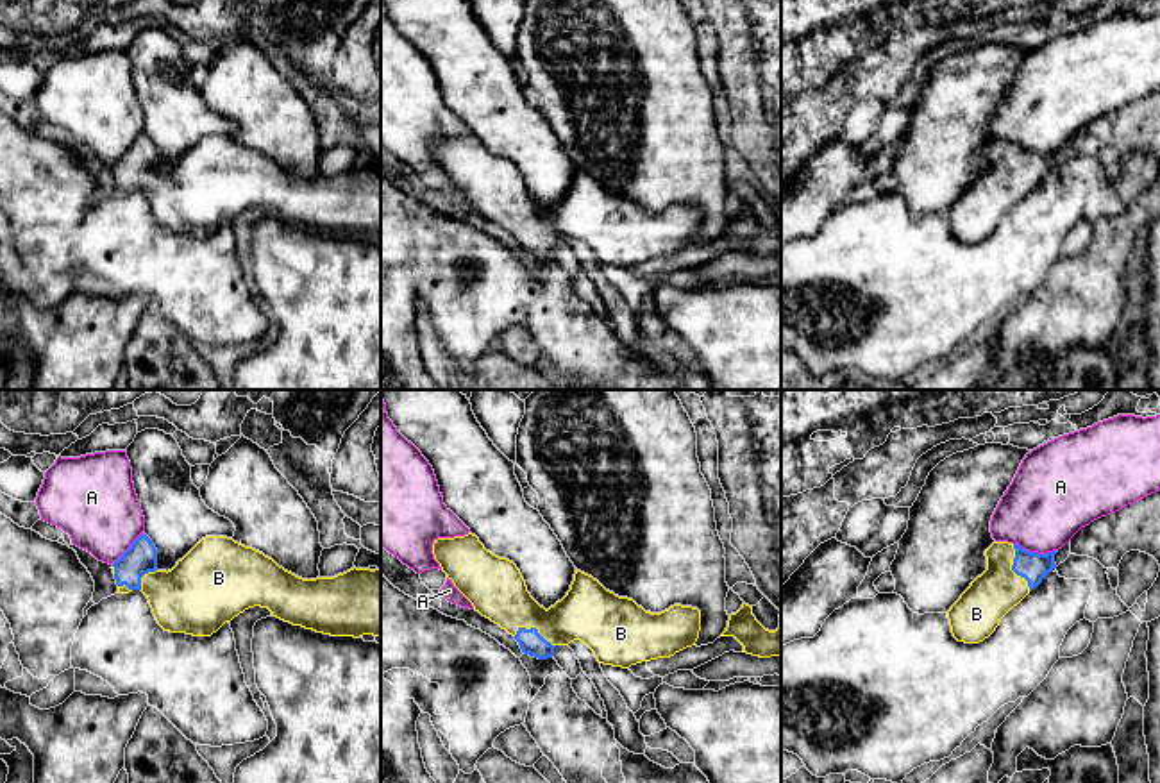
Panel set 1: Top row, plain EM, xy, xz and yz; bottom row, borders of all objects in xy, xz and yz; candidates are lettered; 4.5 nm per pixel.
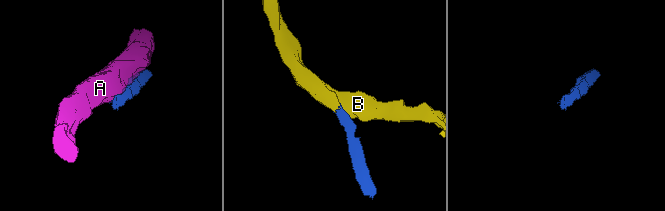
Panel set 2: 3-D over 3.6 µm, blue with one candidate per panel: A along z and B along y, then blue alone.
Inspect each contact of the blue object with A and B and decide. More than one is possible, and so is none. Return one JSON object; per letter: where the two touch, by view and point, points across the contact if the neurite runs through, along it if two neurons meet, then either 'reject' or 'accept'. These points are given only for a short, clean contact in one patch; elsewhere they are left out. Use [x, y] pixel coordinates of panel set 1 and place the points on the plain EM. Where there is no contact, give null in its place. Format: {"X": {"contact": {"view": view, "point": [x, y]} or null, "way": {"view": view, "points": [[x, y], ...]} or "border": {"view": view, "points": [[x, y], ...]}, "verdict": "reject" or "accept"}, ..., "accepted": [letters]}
{"A": {"contact": {"view": "yz", "point": [1035, 152]}, "verdict": "reject"}, "B": {"contact": {"view": "yz", "point": [1012, 168]}, "way": {"view": "yz", "points": [[1033, 167], [1012, 168], [991, 195]]}, "verdict": "accept"}, "accepted": ["B"]}

